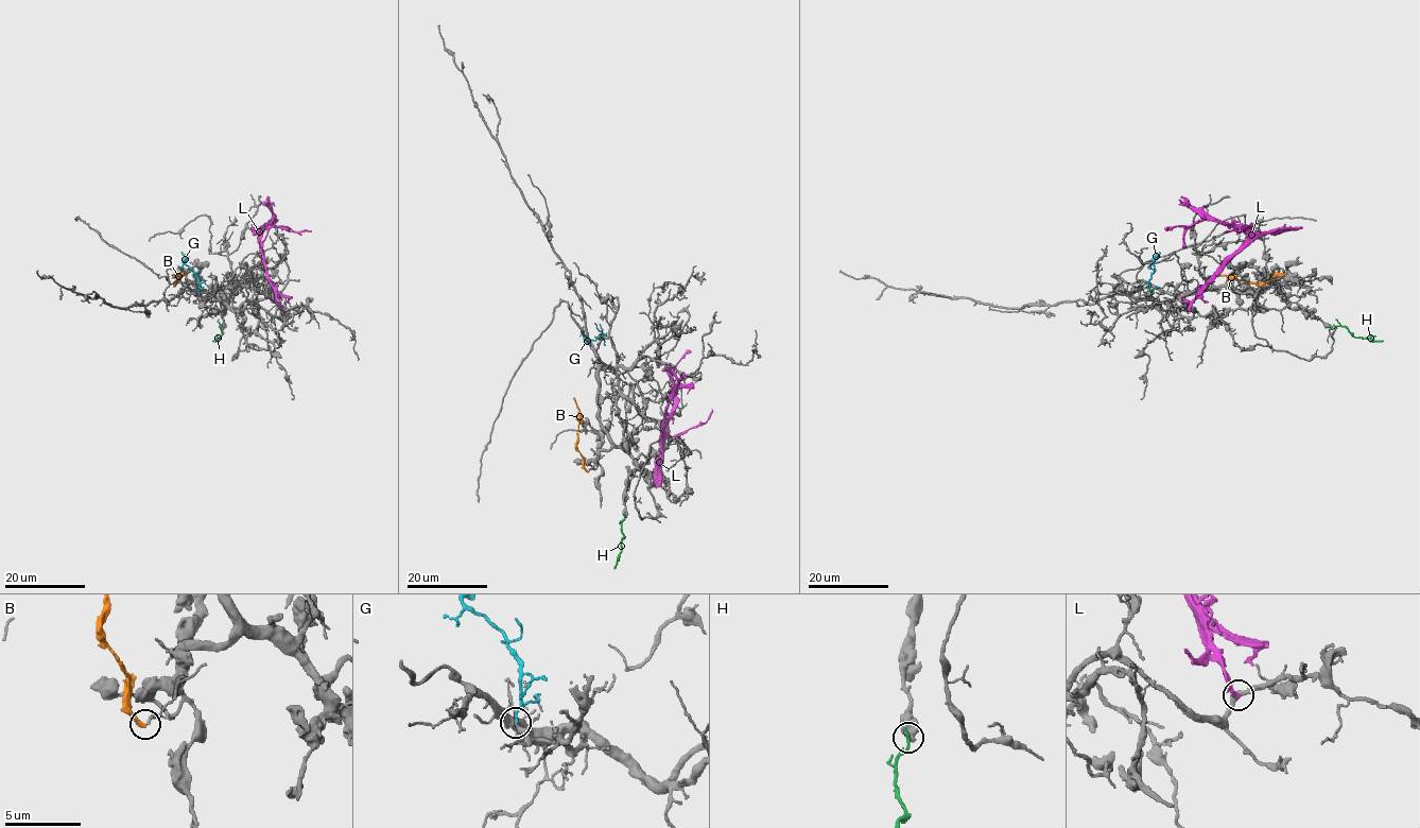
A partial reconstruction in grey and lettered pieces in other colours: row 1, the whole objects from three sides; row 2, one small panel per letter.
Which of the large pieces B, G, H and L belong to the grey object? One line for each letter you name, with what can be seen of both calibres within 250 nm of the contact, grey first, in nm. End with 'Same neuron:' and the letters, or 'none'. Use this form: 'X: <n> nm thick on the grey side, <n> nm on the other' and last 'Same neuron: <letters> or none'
G: 280 nm thick on the grey side, 160 nm on the other
Same neuron: G

